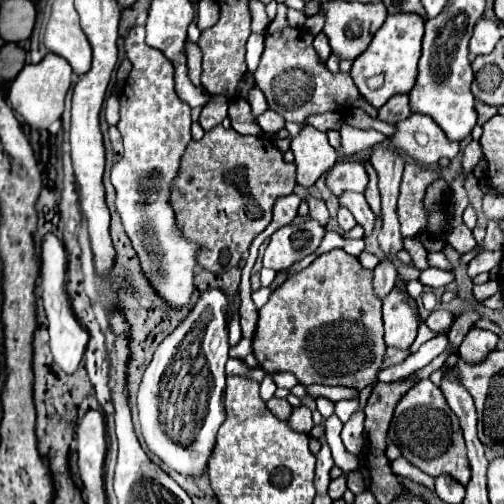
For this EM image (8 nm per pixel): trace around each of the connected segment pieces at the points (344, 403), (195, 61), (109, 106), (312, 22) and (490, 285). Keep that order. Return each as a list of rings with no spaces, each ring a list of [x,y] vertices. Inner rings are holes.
[[[338,400],[338,402],[334,404],[334,414],[336,414],[342,422],[346,422],[346,420],[352,416],[352,412],[356,412],[356,408],[358,408],[358,400]]]
[[[186,41],[187,67],[189,78],[194,85],[201,85],[202,53],[197,44]]]
[[[110,96],[106,100],[106,122],[116,124],[118,122],[118,96]]]
[[[317,13],[314,16],[307,17],[304,26],[314,36],[318,35],[324,26],[324,16]]]
[[[497,280],[488,281],[482,285],[474,285],[473,293],[478,294],[479,301],[483,301],[486,298],[498,293],[501,289],[500,283]]]

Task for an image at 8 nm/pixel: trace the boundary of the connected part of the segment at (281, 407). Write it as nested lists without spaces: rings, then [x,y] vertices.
[[[270,398],[266,402],[268,410],[272,410],[272,414],[278,418],[278,420],[288,420],[290,412],[292,412],[292,406],[288,404],[288,400],[280,400],[280,398]]]

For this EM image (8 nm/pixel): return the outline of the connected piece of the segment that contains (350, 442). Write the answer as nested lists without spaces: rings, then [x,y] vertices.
[[[368,384],[368,388],[364,388],[364,392],[360,392],[360,396],[358,396],[358,400],[360,400],[360,412],[356,412],[356,416],[352,416],[352,420],[348,420],[348,422],[344,424],[344,428],[342,428],[342,442],[344,442],[346,450],[352,452],[352,454],[356,454],[356,456],[360,454],[362,444],[364,444],[364,440],[362,440],[364,404],[368,402],[366,398],[368,398],[368,394],[372,392],[372,388],[374,388],[374,384]]]

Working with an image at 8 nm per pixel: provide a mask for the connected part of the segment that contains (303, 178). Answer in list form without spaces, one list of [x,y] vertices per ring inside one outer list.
[[[304,124],[300,134],[292,140],[292,152],[298,166],[298,184],[302,186],[312,186],[338,160],[326,132],[310,128],[310,124]]]

